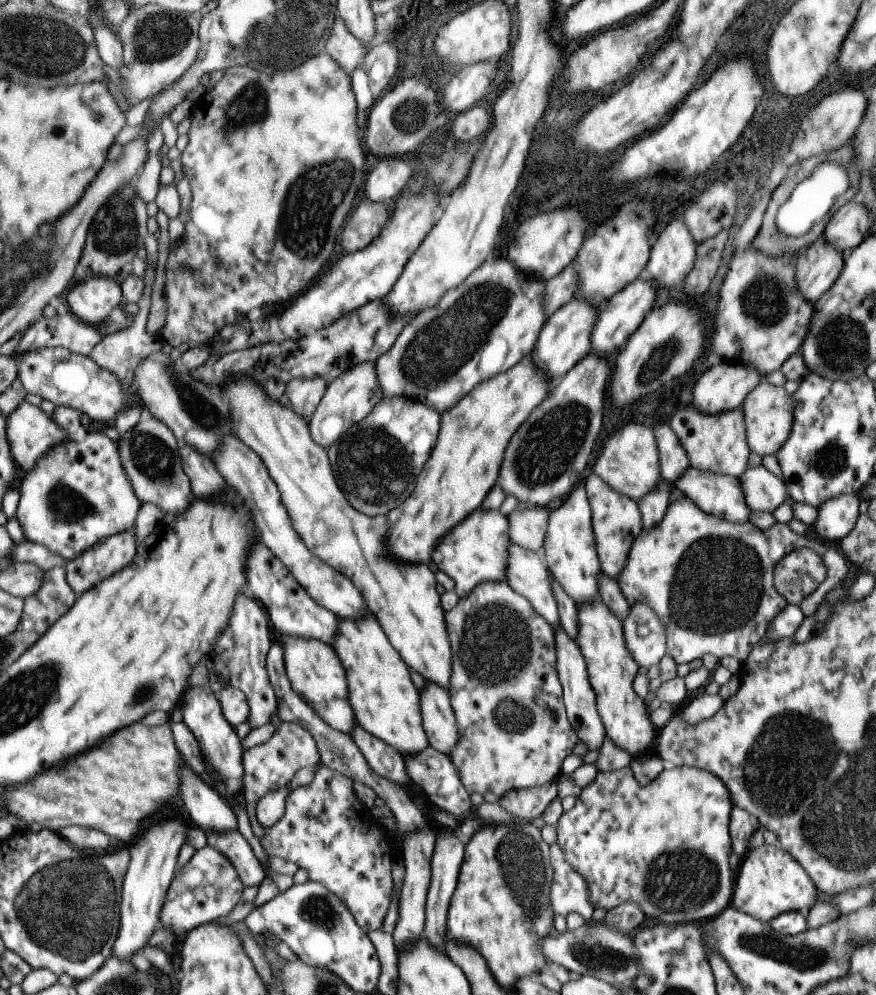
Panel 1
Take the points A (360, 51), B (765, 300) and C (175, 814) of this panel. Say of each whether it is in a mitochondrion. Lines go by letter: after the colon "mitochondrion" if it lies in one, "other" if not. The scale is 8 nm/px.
A: other
B: mitochondrion
C: other

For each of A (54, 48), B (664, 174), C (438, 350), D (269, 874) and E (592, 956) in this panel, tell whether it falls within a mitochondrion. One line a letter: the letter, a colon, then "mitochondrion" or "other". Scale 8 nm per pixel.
A: mitochondrion
B: other
C: mitochondrion
D: other
E: mitochondrion

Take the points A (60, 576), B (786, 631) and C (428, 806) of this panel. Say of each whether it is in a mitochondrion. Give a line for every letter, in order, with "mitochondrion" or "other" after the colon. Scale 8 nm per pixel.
A: other
B: other
C: other

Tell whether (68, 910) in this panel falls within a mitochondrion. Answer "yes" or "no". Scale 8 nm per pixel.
yes

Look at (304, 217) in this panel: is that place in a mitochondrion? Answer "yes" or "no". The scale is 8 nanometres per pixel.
yes

